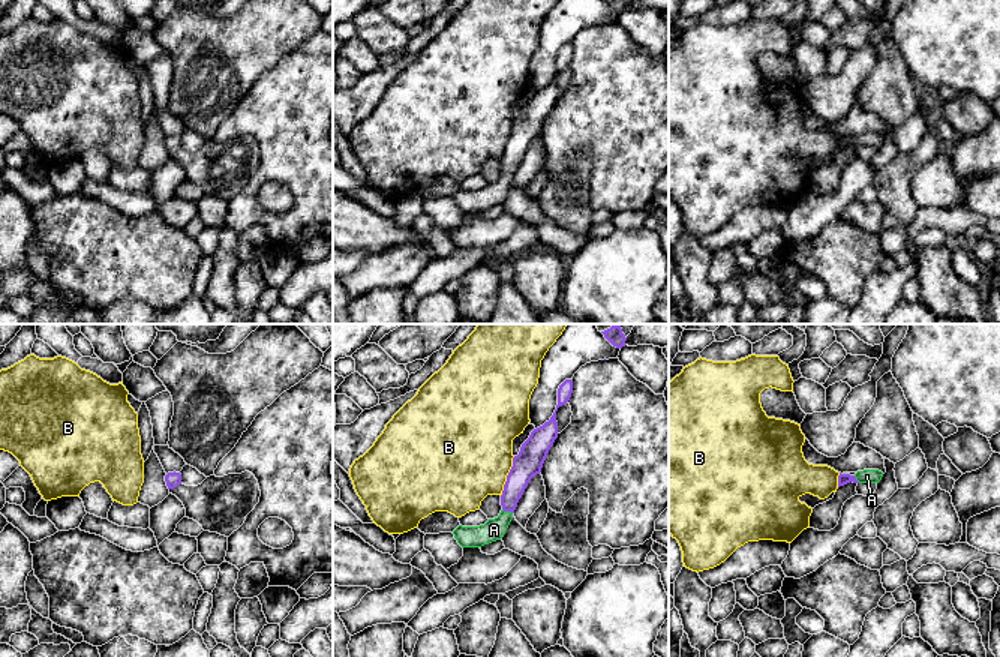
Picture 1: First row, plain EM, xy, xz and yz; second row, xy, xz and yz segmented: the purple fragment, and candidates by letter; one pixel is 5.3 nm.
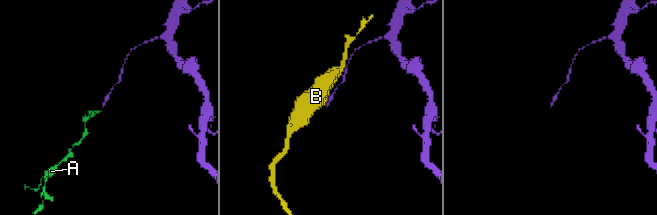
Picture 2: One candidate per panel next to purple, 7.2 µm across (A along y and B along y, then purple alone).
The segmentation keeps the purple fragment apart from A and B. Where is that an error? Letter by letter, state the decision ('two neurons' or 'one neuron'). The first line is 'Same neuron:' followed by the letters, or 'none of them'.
Same neuron: A
A: one neuron
B: two neurons

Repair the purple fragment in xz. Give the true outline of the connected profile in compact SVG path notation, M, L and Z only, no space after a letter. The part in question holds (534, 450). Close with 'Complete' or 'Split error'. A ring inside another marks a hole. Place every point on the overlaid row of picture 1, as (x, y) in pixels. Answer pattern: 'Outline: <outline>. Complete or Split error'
Outline: M565 380L558 388L558 405L550 420L534 429L522 444L519 454L513 458L513 466L501 495L502 510L499 516L480 526L459 525L453 531L462 548L481 548L504 537L528 483L541 472L547 453L558 438L556 411L570 400L571 393L573 380Z. Split error

